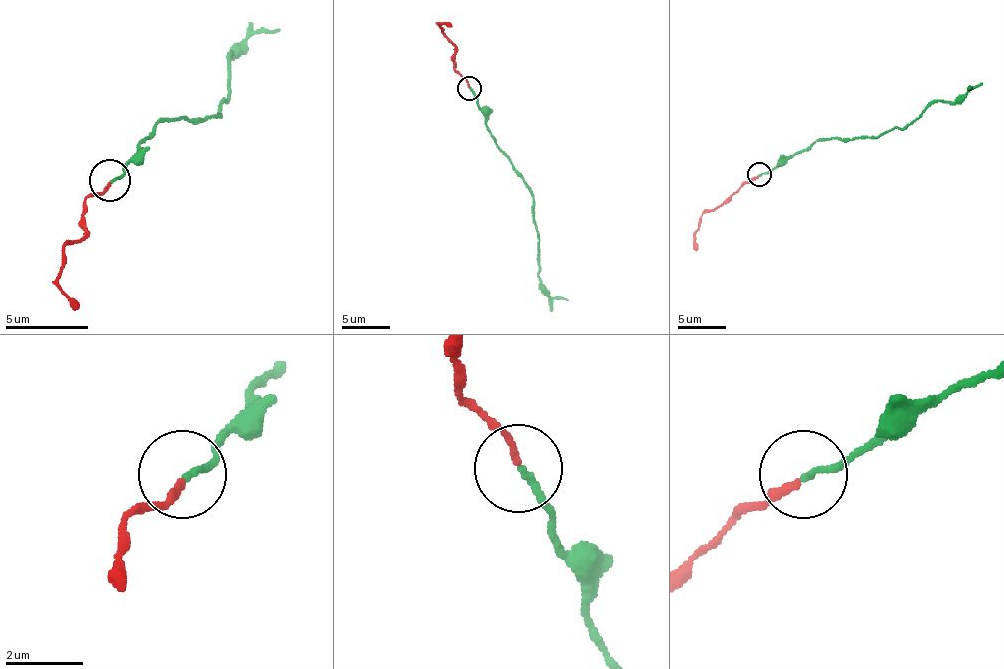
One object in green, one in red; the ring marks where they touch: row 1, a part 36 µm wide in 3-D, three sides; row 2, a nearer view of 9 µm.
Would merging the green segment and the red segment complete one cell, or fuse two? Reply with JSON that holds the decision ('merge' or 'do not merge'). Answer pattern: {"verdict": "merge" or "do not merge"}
{"verdict": "merge"}

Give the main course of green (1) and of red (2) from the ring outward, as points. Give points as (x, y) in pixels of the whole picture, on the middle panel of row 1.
1: (468, 88), (478, 100), (490, 136), (533, 199), (541, 286), (553, 298), (567, 300)
2: (468, 86), (454, 69), (454, 45), (442, 33), (439, 23), (451, 26)

